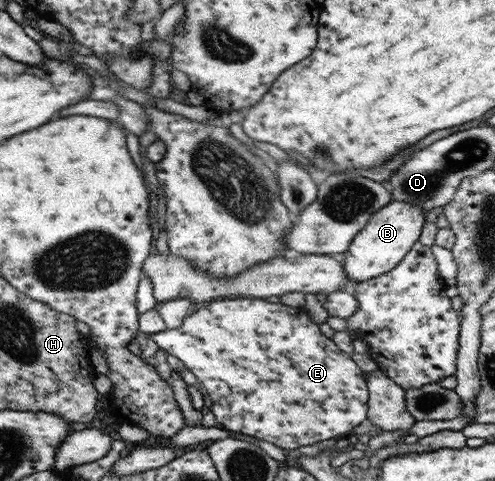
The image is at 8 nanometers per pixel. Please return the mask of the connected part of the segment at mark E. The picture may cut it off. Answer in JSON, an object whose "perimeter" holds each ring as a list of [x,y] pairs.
{"perimeter":[[[225,298],[211,301],[192,311],[184,318],[183,324],[179,328],[165,329],[164,331],[150,335],[150,338],[167,354],[173,355],[183,361],[185,368],[195,374],[202,391],[211,398],[212,406],[210,412],[215,415],[221,427],[249,436],[254,436],[265,442],[272,442],[275,446],[287,452],[297,452],[301,446],[311,446],[329,438],[340,438],[352,433],[352,430],[368,418],[369,390],[367,390],[365,373],[353,361],[349,354],[339,350],[332,339],[324,336],[319,329],[319,325],[309,318],[308,314],[299,314],[298,307],[287,306],[281,301],[271,303],[265,299],[257,298]]]}

